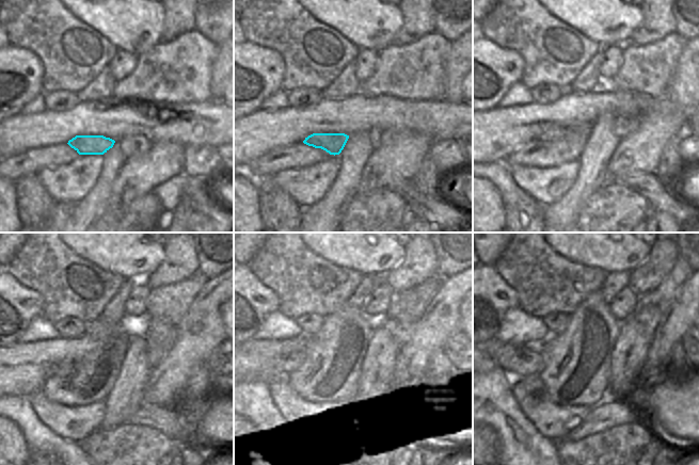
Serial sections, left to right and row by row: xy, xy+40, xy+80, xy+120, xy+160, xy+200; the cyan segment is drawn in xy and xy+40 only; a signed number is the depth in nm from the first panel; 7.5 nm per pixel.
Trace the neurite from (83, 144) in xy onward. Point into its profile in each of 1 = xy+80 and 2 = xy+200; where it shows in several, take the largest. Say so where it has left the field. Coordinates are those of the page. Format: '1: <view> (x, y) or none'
1: xy+80 (553, 131)
2: xy+200 (526, 359)

